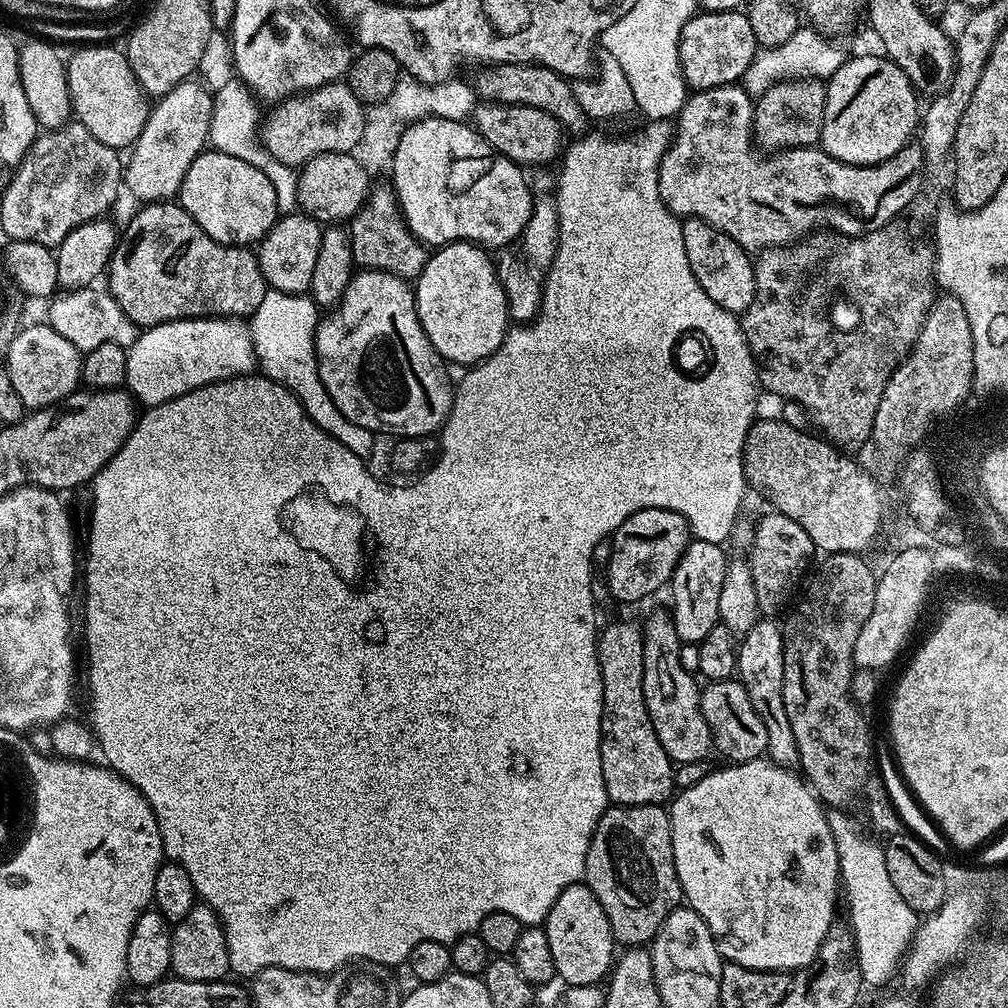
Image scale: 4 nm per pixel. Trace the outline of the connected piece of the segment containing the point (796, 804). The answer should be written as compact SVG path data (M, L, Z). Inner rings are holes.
M767 758L747 760L741 764L732 762L724 767L728 768L720 768L717 772L716 769L709 771L708 776L702 778L702 782L683 789L670 804L668 817L674 846L674 866L683 899L687 907L695 910L702 918L702 922L706 922L717 950L727 963L763 972L795 973L814 962L822 942L827 938L828 933L833 931L832 919L836 916L836 896L838 900L842 892L838 846L834 844L834 834L831 833L827 821L825 805L817 800L815 792L808 787L803 775L797 774L791 767L773 764Z

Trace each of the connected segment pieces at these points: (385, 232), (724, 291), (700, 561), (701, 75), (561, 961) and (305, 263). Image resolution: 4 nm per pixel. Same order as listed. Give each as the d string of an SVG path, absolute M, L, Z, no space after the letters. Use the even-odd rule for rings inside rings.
M385 186L369 195L365 205L350 221L352 238L352 263L357 269L373 272L389 272L399 280L415 281L422 274L429 258L425 245L404 223L400 202L391 187ZM352 227L352 228L351 228Z
M695 218L685 219L682 223L682 242L686 245L686 258L690 261L690 270L694 270L694 278L706 294L722 310L733 314L744 313L754 302L756 293L756 269L753 257L730 234L710 226Z
M693 539L689 543L688 549L682 554L682 558L676 567L676 572L672 576L670 581L670 589L672 588L670 615L674 626L678 630L678 638L685 644L699 644L701 640L706 638L706 634L710 634L712 627L720 623L718 597L722 594L722 582L726 578L726 566L729 562L729 557L724 556L724 550L721 545L714 542Z
M701 11L688 20L680 35L680 68L684 71L684 83L689 89L699 90L743 81L757 51L754 30L750 30L750 22L743 11Z
M581 882L564 888L546 914L542 927L546 938L550 938L550 950L554 954L557 977L561 981L564 979L565 985L599 985L609 975L614 964L610 918L606 918L606 910L602 910L598 898L594 898L587 884Z
M299 210L281 215L258 244L260 269L269 288L277 288L283 292L307 293L312 286L321 242L321 221Z

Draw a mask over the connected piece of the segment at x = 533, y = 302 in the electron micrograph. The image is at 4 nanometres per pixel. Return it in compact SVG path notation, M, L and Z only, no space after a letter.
M551 195L535 201L526 226L514 243L498 256L500 285L508 299L508 314L513 321L531 322L540 311L540 301L544 299L544 279L548 277L550 266L554 262L556 243L560 233L560 219L556 213L556 201Z

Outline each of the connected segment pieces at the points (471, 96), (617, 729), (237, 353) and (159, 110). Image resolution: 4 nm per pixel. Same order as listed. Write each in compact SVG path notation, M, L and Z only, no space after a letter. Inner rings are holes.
M402 76L390 98L367 109L364 134L354 150L355 158L369 177L387 175L392 171L394 151L398 148L398 141L409 125L426 115L440 115L450 121L465 121L477 102L478 97L473 88L460 81L460 78L447 80L443 85L425 85L412 77Z
M616 620L599 629L596 657L602 674L604 709L600 719L602 778L613 805L659 804L674 796L674 765L662 750L644 705L644 633L639 623Z
M205 316L203 318L193 318L190 320L171 320L165 324L159 324L153 328L143 329L137 335L136 340L132 343L132 347L127 349L128 361L126 362L126 388L129 393L137 401L144 403L145 409L158 406L162 402L170 402L174 398L178 398L182 394L186 394L190 390L198 390L204 388L207 384L217 384L219 380L232 380L236 376L247 376L257 367L256 347L252 344L251 327L243 319L240 318L217 318L215 316Z
M189 78L159 97L155 104L132 146L133 152L124 168L127 191L129 188L134 195L144 196L143 199L150 202L170 200L179 193L186 170L207 145L214 99L203 81Z

